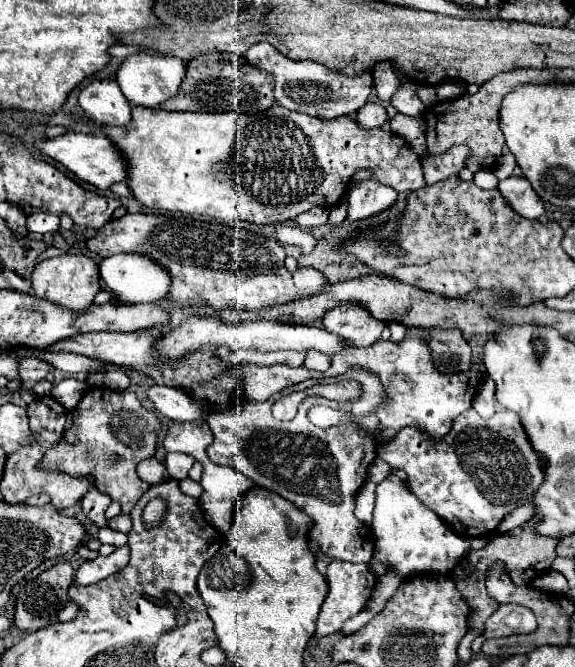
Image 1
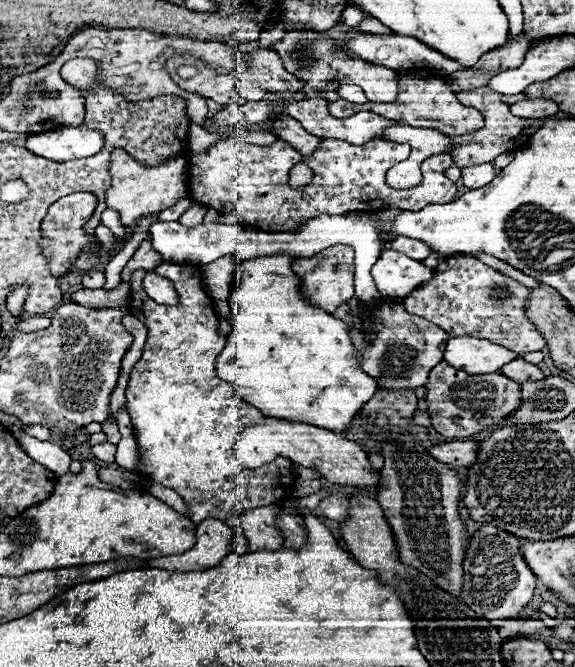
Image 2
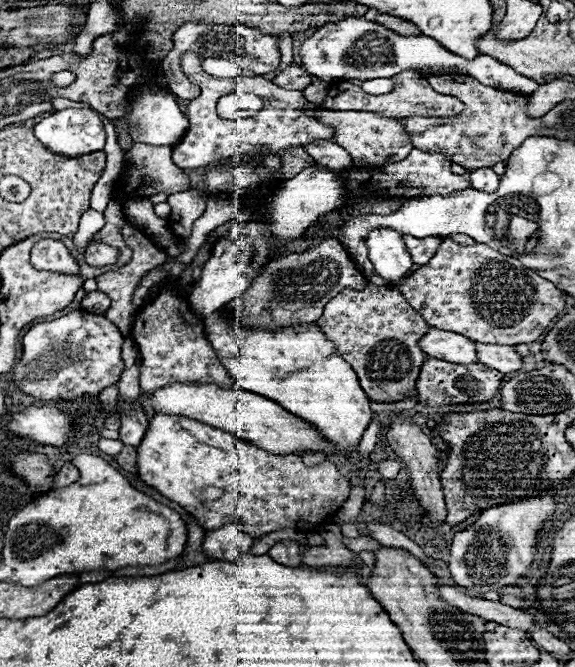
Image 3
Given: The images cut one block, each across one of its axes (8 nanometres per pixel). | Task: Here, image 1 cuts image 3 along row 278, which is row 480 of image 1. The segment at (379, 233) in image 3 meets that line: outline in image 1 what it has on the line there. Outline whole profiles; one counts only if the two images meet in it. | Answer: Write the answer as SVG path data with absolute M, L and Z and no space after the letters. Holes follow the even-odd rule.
M390 474L382 484L376 488L376 506L374 506L374 520L372 520L372 536L374 536L374 558L386 566L386 574L392 574L400 580L410 580L420 574L452 574L452 570L460 564L464 556L468 556L470 540L458 536L454 530L440 520L440 516L432 514L418 498L408 490L408 486Z

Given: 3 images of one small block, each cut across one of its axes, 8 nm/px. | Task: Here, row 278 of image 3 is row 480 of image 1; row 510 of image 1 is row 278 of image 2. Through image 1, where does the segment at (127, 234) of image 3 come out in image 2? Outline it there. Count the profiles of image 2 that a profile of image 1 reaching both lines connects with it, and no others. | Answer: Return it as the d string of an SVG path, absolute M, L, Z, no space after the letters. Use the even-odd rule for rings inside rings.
M144 240L142 244L140 244L140 248L136 250L136 254L128 260L128 264L124 266L124 270L122 270L122 280L124 282L130 282L130 278L132 278L132 272L134 270L138 270L138 268L146 268L146 270L154 270L158 264L162 264L164 260L160 258L160 254L152 248L152 242L148 242L148 240Z

